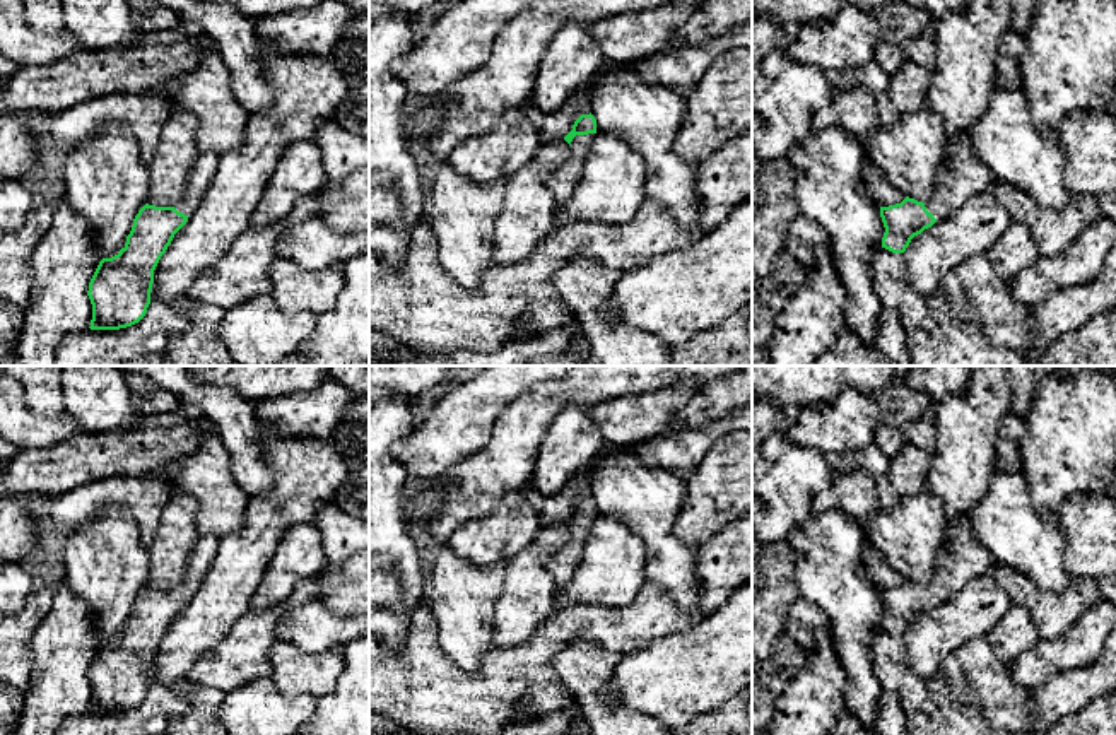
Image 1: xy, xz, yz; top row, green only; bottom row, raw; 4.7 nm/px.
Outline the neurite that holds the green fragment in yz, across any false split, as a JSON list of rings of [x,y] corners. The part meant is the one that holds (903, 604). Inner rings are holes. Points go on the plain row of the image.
[[[967,513],[950,521],[949,535],[933,578],[926,585],[906,579],[901,586],[880,590],[885,610],[882,631],[904,636],[911,622],[949,600],[969,579],[990,574],[995,561],[976,538]]]

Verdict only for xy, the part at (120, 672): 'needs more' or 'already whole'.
needs more

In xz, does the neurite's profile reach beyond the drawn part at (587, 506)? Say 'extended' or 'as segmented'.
extended

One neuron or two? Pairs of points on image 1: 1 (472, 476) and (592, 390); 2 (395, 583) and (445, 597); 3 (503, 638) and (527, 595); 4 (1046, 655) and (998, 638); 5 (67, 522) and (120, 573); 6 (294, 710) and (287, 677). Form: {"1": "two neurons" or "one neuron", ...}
{"1": "one neuron", "2": "two neurons", "3": "one neuron", "4": "two neurons", "5": "two neurons", "6": "two neurons"}

